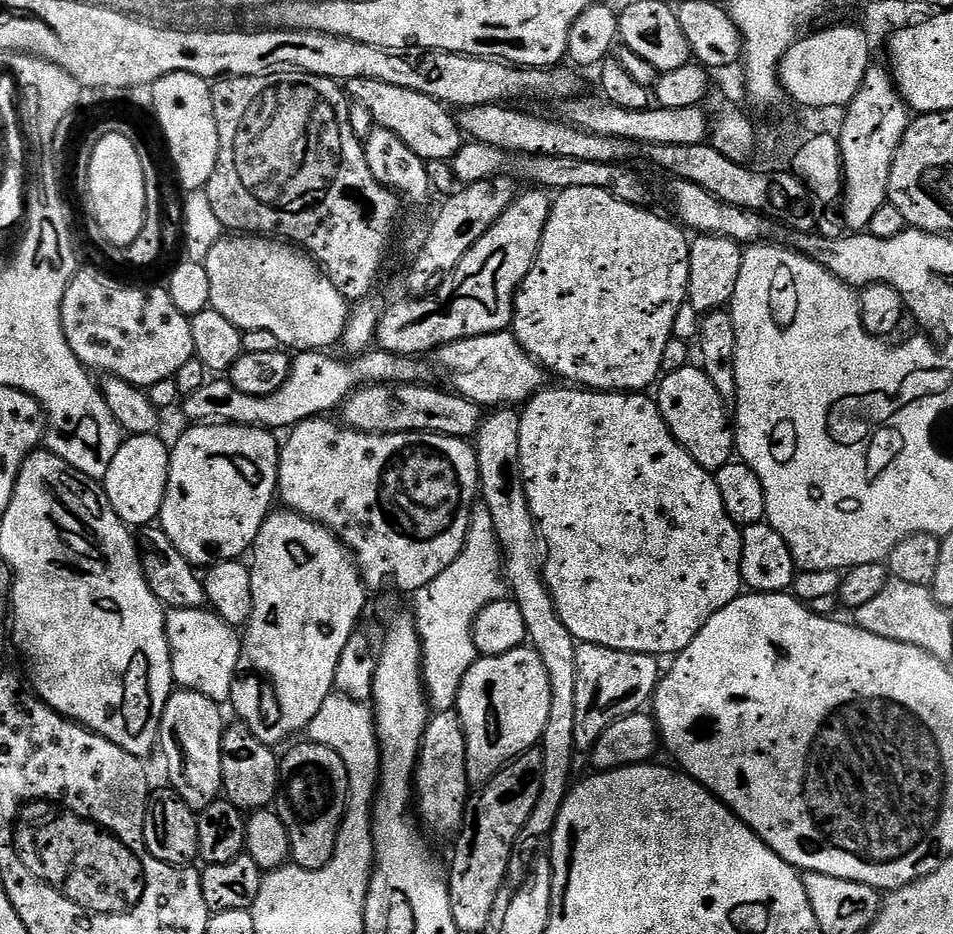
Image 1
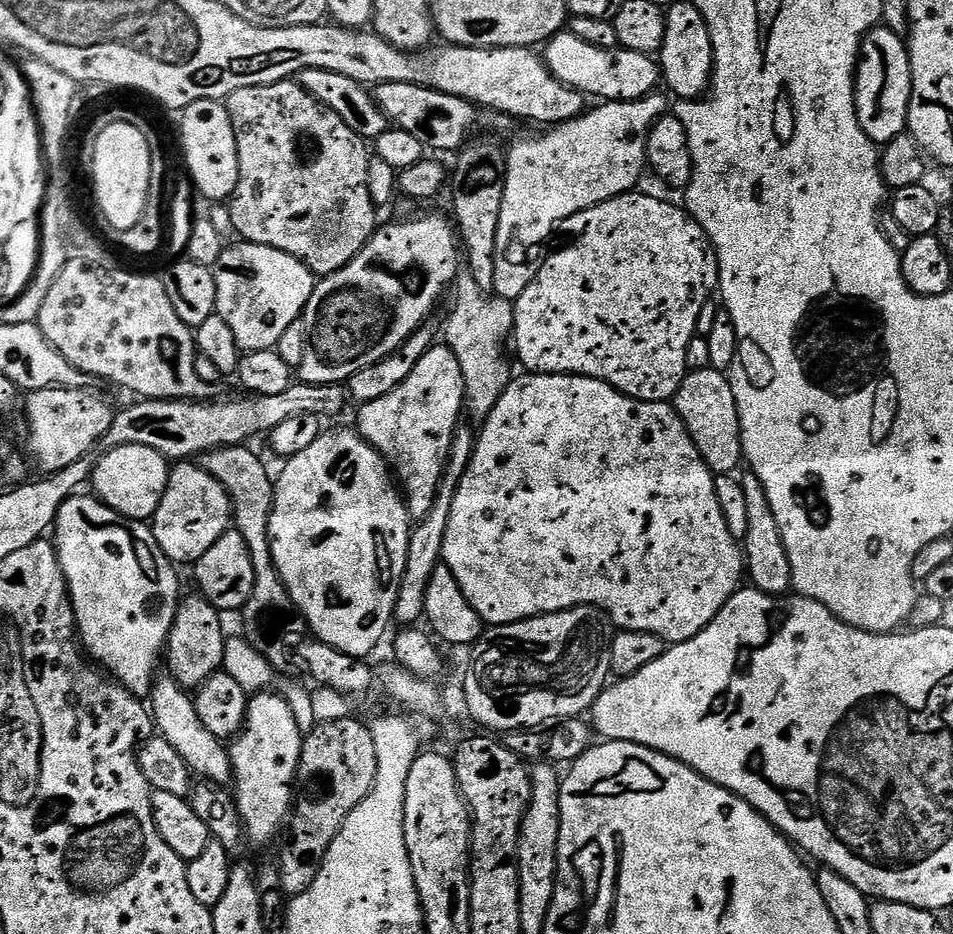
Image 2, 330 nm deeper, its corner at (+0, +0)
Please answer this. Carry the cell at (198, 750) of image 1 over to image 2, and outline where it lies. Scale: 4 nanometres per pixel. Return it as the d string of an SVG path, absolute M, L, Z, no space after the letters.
M199 594L185 595L180 602L180 608L176 611L176 621L168 635L166 645L166 668L170 671L171 679L175 680L185 690L198 690L215 672L225 667L226 646L224 646L224 624L221 613L217 612L210 601L205 600Z

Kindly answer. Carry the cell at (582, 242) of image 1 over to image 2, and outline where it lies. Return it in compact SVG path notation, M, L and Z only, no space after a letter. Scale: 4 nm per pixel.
M633 190L616 196L612 200L602 202L590 210L580 212L565 220L563 231L573 232L576 241L565 246L561 252L556 252L547 257L540 265L538 274L522 290L522 294L515 300L515 312L513 314L513 328L511 339L516 339L516 352L520 360L525 364L527 371L532 374L543 374L546 376L589 376L595 380L601 380L610 385L611 388L619 390L623 396L629 396L635 400L658 400L668 402L675 397L676 392L682 386L685 376L689 373L687 366L687 350L692 340L698 336L696 327L698 318L702 314L702 306L713 299L720 283L720 267L716 261L716 251L708 236L702 230L698 221L692 219L683 207L675 208L656 196L647 196L641 190Z

